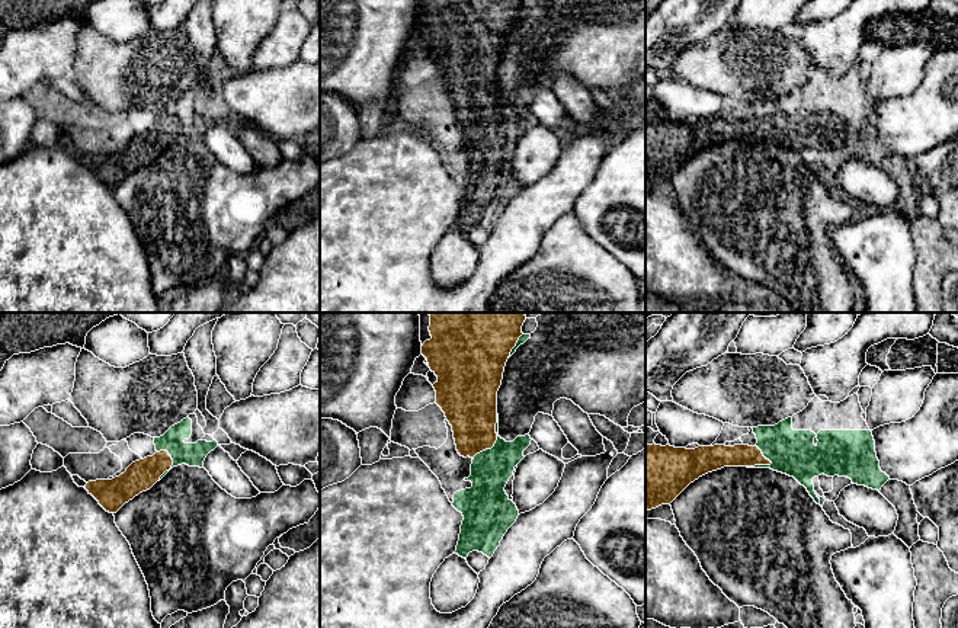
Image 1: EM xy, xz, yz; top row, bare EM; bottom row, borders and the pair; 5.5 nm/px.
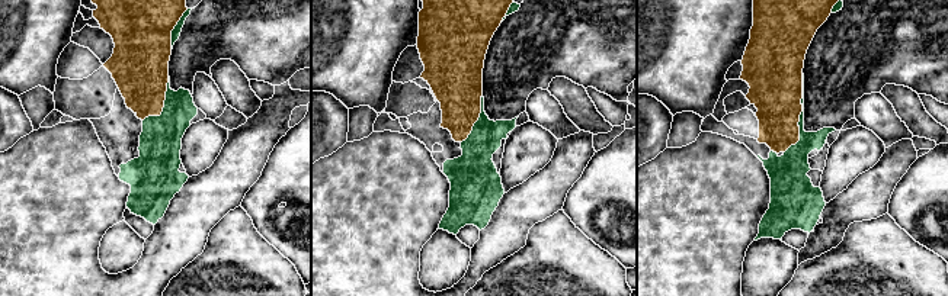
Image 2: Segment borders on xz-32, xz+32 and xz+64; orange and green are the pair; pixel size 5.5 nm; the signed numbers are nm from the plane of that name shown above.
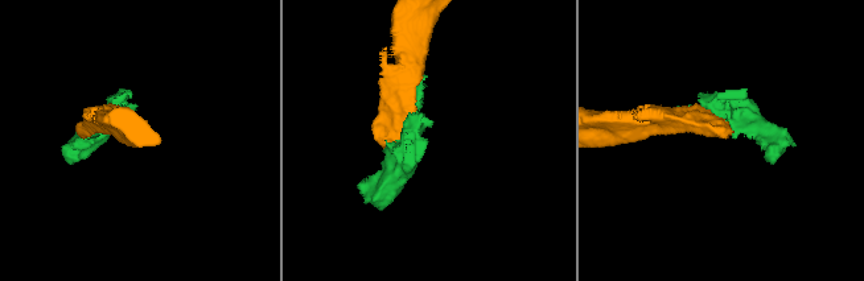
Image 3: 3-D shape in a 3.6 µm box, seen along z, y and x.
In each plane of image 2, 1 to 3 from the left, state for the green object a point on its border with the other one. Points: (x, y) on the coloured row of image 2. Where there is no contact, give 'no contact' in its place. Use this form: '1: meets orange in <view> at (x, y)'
1: meets orange in xz-32 at (163, 105)
2: meets orange in xz+32 at (477, 119)
3: meets orange in xz+64 at (800, 113)

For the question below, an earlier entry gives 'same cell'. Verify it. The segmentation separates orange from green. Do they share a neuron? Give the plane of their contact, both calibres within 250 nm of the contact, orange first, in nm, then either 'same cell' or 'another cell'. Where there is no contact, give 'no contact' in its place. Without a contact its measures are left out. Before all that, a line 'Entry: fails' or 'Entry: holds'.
Entry: holds
xz | 300/220 nm | same cell

